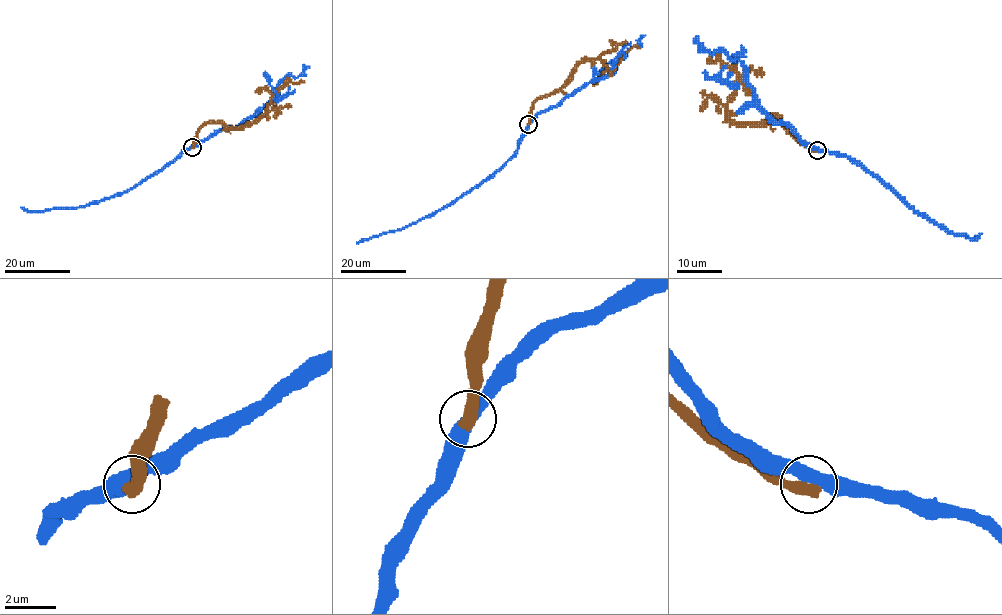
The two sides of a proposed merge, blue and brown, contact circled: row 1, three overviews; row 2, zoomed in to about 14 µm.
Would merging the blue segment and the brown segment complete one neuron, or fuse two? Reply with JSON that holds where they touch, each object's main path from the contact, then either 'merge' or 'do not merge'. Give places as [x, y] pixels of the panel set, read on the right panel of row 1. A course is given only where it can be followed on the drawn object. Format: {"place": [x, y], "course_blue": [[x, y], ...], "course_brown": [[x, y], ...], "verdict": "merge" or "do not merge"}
{"place": [817, 150], "course_blue": [[816, 150], [852, 158], [913, 210], [945, 230], [972, 239], [980, 233]], "course_brown": [[816, 150], [804, 146], [773, 117], [735, 123], [727, 104], [739, 75], [718, 59], [708, 63], [711, 59]], "verdict": "do not merge"}

